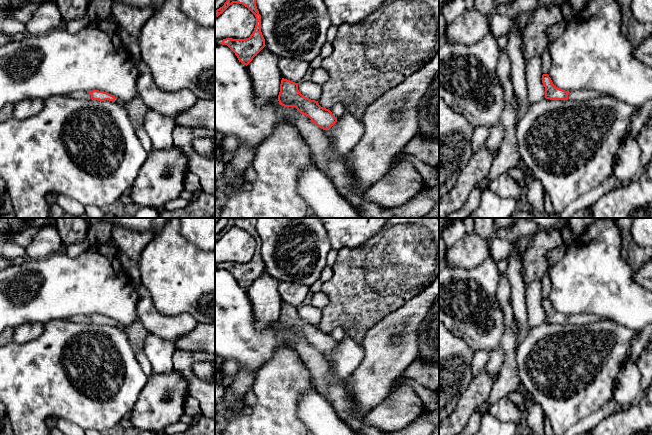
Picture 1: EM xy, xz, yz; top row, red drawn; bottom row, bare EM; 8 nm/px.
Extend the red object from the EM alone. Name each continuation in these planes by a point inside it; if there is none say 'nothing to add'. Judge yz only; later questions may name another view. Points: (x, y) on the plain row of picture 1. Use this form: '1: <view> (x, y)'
1: yz (583, 319)

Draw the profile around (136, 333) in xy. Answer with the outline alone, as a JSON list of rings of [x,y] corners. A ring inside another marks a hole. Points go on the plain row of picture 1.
[[[138,320],[131,325],[124,327],[124,331],[133,351],[136,354],[143,352],[145,339],[149,332],[144,328],[141,322]]]

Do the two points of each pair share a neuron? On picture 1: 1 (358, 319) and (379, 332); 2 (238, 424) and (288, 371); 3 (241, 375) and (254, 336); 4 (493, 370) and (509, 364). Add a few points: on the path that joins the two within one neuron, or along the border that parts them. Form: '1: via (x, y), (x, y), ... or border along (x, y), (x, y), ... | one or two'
1: border along (390, 313), (380, 319), (366, 333), (360, 344) | two
2: via (254, 418), (278, 394), (278, 387) | one
3: border along (239, 366), (255, 372) | two
4: border along (501, 347), (504, 353), (504, 360), (496, 379) | two

